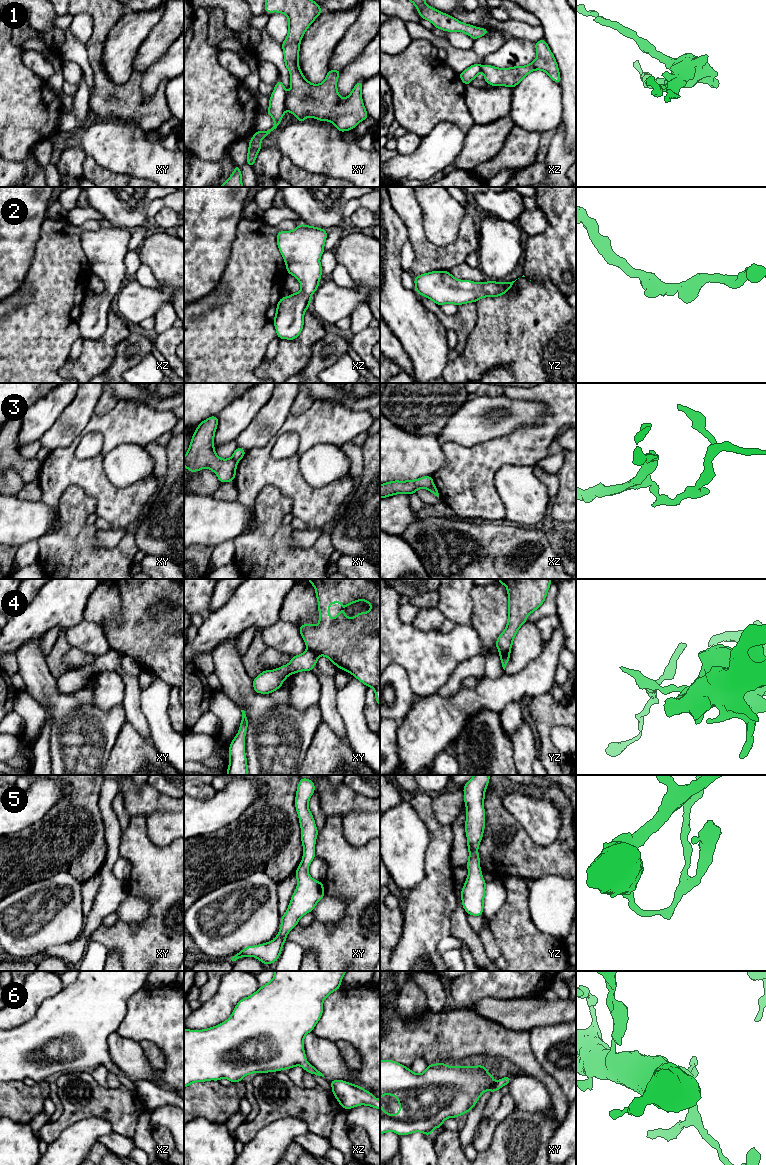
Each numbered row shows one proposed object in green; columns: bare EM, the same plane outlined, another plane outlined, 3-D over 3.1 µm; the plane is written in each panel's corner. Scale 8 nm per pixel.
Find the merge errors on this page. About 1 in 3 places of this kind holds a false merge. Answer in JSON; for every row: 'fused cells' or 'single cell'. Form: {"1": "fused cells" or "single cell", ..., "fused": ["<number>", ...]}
{"1": "fused cells", "2": "single cell", "3": "fused cells", "4": "fused cells", "5": "single cell", "6": "single cell", "fused": ["1", "3", "4"]}

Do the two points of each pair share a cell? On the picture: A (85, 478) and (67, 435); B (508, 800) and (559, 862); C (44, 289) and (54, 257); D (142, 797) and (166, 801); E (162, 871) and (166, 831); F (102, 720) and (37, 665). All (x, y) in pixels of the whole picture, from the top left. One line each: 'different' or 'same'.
A: different
B: different
C: same
D: same
E: different
F: same

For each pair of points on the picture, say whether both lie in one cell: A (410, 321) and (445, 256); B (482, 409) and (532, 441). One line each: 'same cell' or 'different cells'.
A: different cells
B: different cells

